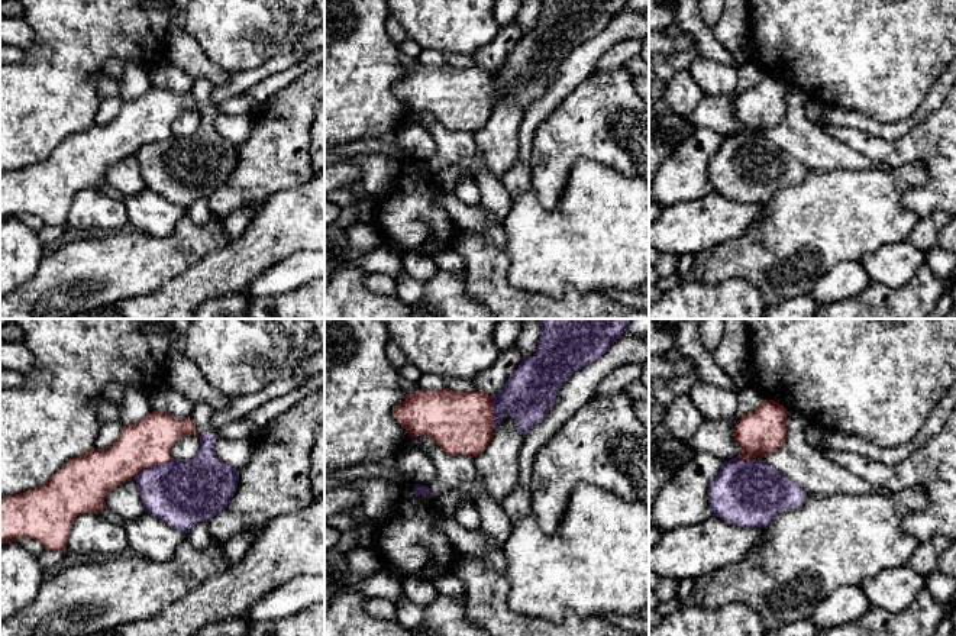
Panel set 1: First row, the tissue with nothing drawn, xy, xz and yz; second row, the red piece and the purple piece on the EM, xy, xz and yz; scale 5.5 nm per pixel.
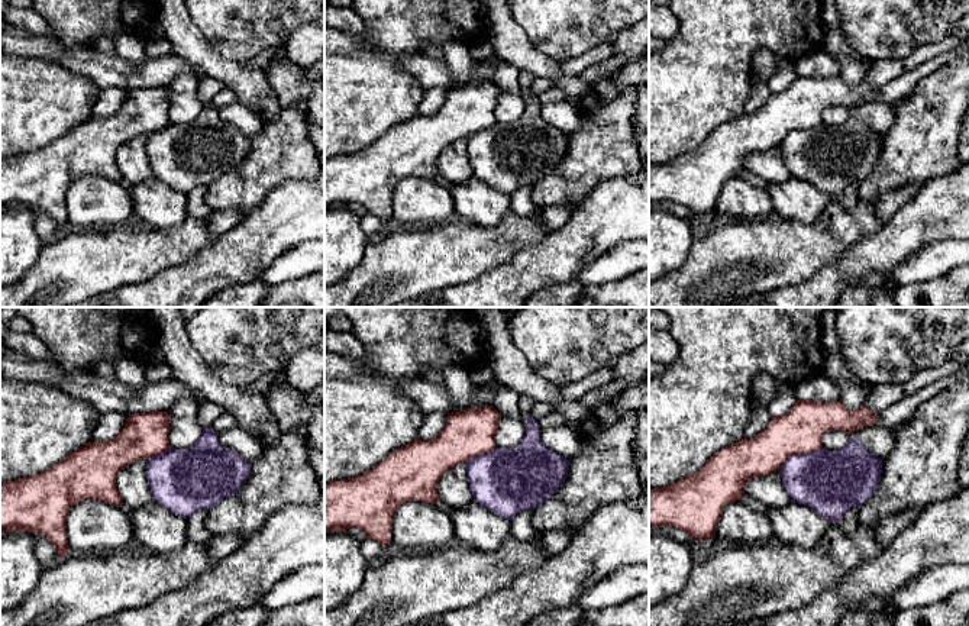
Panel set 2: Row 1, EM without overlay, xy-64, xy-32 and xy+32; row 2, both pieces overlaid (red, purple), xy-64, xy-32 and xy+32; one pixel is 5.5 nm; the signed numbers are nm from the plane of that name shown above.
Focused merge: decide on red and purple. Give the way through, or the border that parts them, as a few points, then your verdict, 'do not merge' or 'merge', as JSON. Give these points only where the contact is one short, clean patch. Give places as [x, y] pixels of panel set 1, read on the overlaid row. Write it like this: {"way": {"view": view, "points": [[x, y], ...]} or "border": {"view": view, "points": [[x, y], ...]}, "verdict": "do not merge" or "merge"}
{"border": {"view": "xy", "points": [[173, 458], [144, 468], [135, 478]]}, "verdict": "do not merge"}

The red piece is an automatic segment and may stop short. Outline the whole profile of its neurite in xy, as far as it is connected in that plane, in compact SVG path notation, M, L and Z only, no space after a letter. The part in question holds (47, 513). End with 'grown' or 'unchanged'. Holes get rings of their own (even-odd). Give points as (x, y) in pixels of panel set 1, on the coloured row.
M152 411L132 426L123 426L120 438L106 451L91 451L65 464L45 485L0 498L0 545L33 539L46 551L67 552L74 520L85 513L106 510L106 495L149 468L172 461L172 446L183 436L200 438L193 419L175 419Z; unchanged

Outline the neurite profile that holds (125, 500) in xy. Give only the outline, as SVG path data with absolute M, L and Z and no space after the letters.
M135 478L112 490L106 495L104 504L107 510L112 510L125 520L133 520L145 514L145 507Z

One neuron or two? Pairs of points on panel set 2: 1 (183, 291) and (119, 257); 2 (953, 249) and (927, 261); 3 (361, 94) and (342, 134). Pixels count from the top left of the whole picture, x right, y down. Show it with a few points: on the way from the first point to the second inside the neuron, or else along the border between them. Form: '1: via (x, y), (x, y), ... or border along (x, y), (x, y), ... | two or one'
1: border along (186, 260), (142, 281), (123, 287) | two
2: via (947, 255), (933, 261) | one
3: via (351, 105), (342, 113), (342, 123) | one

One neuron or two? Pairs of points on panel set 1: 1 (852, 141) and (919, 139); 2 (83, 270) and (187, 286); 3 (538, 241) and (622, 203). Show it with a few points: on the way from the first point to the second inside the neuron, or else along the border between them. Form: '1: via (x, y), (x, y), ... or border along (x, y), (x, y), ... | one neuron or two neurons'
1: via (868, 145), (874, 148), (903, 148) | one neuron
2: border along (194, 264), (155, 290), (133, 296) | two neurons
3: via (558, 241), (584, 241), (601, 223) | one neuron

